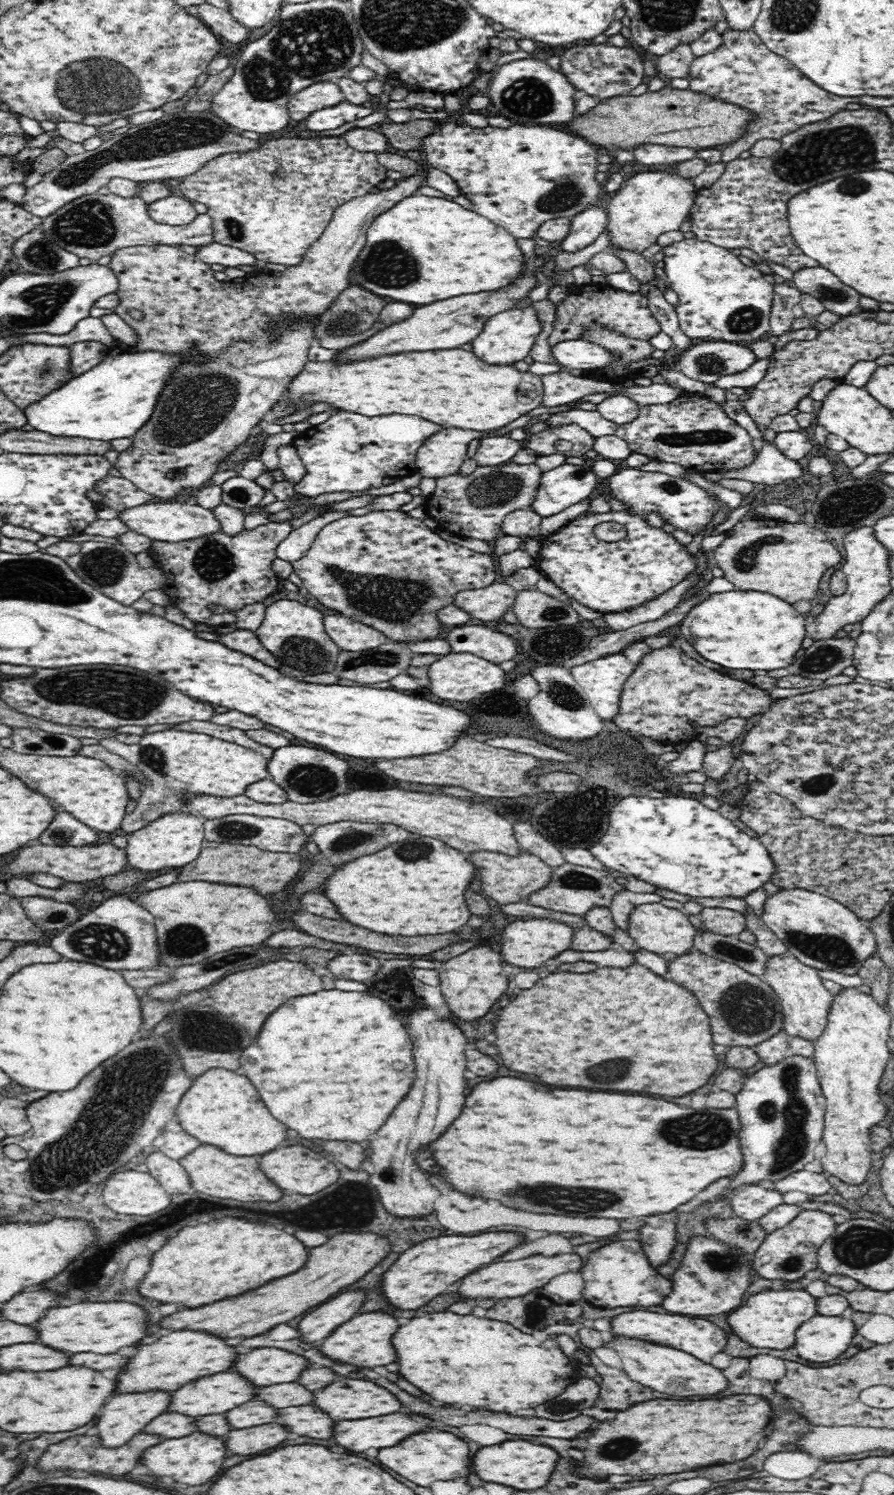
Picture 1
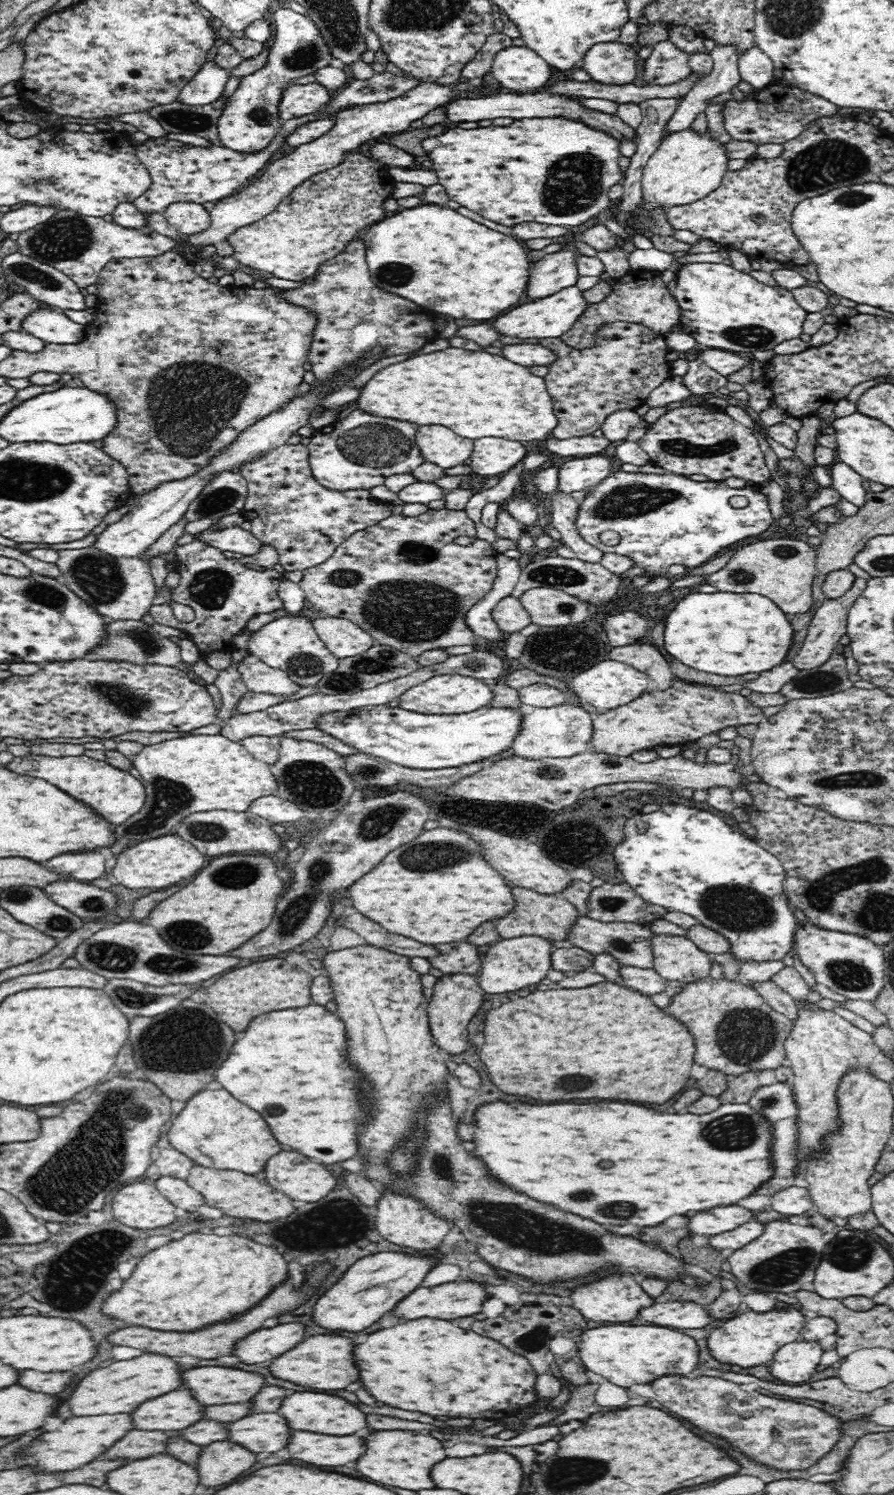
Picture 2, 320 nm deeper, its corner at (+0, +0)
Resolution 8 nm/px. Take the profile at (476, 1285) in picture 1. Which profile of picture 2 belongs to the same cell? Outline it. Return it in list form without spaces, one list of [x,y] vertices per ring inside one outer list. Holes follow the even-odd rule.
[[[465,1278],[464,1282],[460,1282],[460,1284],[456,1280],[456,1282],[432,1286],[432,1288],[418,1288],[408,1298],[398,1302],[396,1308],[392,1310],[392,1314],[398,1318],[406,1318],[406,1320],[416,1320],[416,1318],[424,1318],[424,1316],[440,1318],[440,1320],[454,1320],[454,1318],[472,1316],[472,1314],[481,1312],[484,1299],[487,1297],[487,1292],[484,1292],[487,1286],[487,1283]]]

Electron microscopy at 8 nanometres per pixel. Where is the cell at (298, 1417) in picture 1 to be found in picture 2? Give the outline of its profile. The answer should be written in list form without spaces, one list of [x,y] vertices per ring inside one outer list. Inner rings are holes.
[[[278,1411],[252,1413],[227,1423],[227,1439],[254,1454],[278,1452],[288,1444],[290,1428]]]

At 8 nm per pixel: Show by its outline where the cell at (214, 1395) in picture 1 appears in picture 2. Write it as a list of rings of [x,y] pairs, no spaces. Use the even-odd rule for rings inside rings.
[[[174,1390],[140,1404],[132,1412],[132,1424],[136,1430],[181,1431],[204,1419],[205,1408],[190,1396],[188,1390]]]

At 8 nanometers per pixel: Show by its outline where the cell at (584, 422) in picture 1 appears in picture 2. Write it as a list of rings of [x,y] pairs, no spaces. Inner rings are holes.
[[[551,436],[546,440],[546,448],[558,455],[558,461],[569,458],[587,457],[611,452],[612,442],[605,436],[580,436],[558,440]]]

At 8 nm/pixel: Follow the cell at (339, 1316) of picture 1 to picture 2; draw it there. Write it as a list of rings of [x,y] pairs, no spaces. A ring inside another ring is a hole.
[[[280,1324],[274,1328],[262,1328],[237,1342],[231,1354],[244,1364],[267,1363],[302,1342],[304,1334],[306,1332],[302,1324]]]

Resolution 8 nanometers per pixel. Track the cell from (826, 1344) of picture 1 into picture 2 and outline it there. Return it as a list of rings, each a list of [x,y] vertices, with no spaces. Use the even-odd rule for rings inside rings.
[[[797,1339],[781,1346],[774,1353],[768,1369],[780,1382],[807,1383],[810,1376],[816,1372],[816,1367],[820,1365],[820,1356],[823,1352],[819,1342]]]

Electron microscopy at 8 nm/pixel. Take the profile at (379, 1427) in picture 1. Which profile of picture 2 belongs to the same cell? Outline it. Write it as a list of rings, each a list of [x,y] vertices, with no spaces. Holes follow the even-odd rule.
[[[292,1432],[288,1454],[312,1466],[344,1466],[364,1452],[364,1440],[358,1436],[326,1436],[312,1432]]]

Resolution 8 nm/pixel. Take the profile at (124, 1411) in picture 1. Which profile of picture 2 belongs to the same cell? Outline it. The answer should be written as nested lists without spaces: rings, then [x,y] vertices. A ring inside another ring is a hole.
[[[104,1414],[104,1416],[90,1416],[90,1418],[68,1418],[60,1430],[40,1434],[36,1438],[36,1442],[32,1442],[32,1446],[26,1448],[28,1460],[24,1460],[24,1462],[28,1462],[28,1464],[24,1464],[24,1466],[32,1466],[32,1468],[36,1468],[36,1472],[68,1472],[68,1470],[76,1470],[76,1468],[92,1462],[96,1456],[100,1456],[104,1450],[108,1450],[114,1442],[124,1438],[128,1430],[132,1430],[130,1414]]]

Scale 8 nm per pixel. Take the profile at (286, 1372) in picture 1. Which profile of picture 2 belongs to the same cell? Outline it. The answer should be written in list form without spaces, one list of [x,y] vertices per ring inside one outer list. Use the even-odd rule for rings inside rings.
[[[204,1366],[196,1370],[186,1370],[182,1378],[184,1382],[181,1384],[184,1384],[184,1388],[188,1388],[192,1396],[206,1407],[216,1406],[216,1404],[249,1402],[265,1386],[265,1378],[260,1372],[248,1372],[241,1368],[226,1368],[225,1366]]]

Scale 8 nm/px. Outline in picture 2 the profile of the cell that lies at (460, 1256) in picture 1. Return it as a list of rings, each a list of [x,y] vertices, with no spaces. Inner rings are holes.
[[[380,1252],[368,1258],[360,1258],[354,1262],[344,1276],[330,1286],[314,1306],[314,1322],[328,1332],[344,1330],[344,1332],[360,1332],[372,1326],[378,1318],[382,1318],[388,1310],[392,1310],[398,1300],[406,1298],[418,1284],[424,1280],[430,1268],[440,1264],[436,1257],[413,1256],[402,1252]]]

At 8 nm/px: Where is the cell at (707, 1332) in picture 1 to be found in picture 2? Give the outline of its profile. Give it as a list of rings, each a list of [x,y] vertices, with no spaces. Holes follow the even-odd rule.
[[[602,1324],[598,1328],[585,1329],[576,1345],[586,1369],[625,1389],[634,1384],[650,1384],[668,1374],[686,1376],[699,1367],[698,1345],[693,1337],[667,1326]]]

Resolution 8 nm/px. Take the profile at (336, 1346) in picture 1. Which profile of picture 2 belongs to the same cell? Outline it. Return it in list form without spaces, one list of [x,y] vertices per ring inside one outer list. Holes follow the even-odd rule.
[[[322,1334],[312,1336],[300,1342],[296,1348],[282,1353],[268,1362],[269,1371],[280,1380],[287,1380],[298,1386],[307,1386],[316,1390],[340,1390],[346,1388],[350,1382],[358,1380],[358,1368],[354,1366],[352,1358],[354,1344],[348,1338],[336,1334]]]

